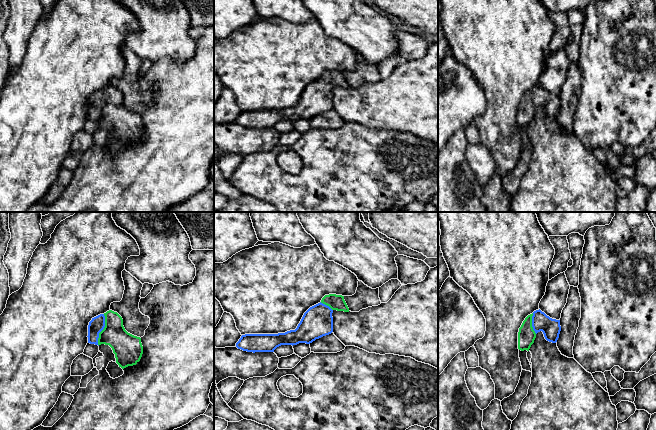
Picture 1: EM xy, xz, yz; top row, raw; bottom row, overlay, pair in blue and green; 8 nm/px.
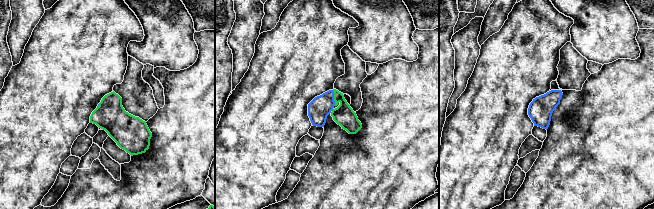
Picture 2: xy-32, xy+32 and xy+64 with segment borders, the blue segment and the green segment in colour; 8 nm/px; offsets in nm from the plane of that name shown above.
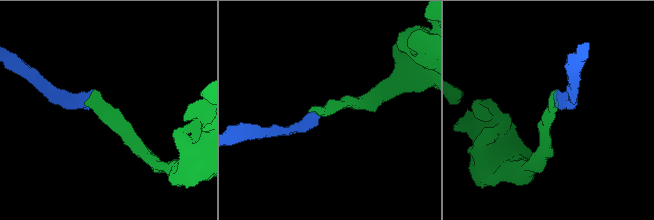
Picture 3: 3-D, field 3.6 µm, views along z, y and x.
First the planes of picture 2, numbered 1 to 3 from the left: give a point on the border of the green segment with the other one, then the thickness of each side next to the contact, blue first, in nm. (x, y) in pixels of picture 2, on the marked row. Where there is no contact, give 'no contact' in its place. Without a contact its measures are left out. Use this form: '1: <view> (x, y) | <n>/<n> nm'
1: xy-32 (98, 105) | 20/240 nm
2: xy+32 (333, 98) | 180/170 nm
3: no contact

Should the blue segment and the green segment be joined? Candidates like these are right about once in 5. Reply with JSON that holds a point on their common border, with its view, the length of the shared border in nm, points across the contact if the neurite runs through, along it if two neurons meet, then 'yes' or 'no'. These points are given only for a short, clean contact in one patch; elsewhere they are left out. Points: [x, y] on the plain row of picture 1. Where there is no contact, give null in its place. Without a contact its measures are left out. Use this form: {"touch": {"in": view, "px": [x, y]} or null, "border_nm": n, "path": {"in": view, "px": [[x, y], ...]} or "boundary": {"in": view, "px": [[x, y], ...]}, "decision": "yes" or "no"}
{"touch": {"in": "xy", "px": [102, 105]}, "border_nm": 260, "path": {"in": "xy", "px": [[96, 101], [102, 105], [108, 105], [126, 123]]}, "decision": "yes"}

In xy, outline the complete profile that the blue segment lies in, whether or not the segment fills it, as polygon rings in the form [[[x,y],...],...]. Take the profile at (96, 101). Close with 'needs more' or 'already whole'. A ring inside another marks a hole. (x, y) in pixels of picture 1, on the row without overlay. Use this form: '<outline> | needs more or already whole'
[[[112,86],[92,94],[87,113],[90,120],[109,121],[122,145],[136,141],[142,133],[141,114],[128,109],[122,93]]] | needs more

